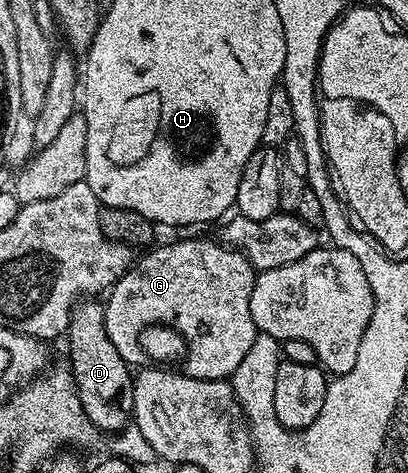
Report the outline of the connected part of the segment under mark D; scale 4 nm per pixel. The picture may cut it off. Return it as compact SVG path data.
M87 299L84 303L76 304L71 311L71 322L65 334L65 342L67 341L67 353L71 356L71 365L69 364L69 372L75 379L75 389L79 393L79 398L83 404L83 410L91 424L95 426L96 430L103 431L103 429L115 429L119 431L128 424L129 413L123 410L123 405L119 402L119 396L123 392L128 392L129 382L132 380L133 373L129 368L125 359L121 359L120 352L117 347L113 347L113 339L109 339L109 335L105 331L105 315L103 314L103 305L97 303L94 305L94 300Z

